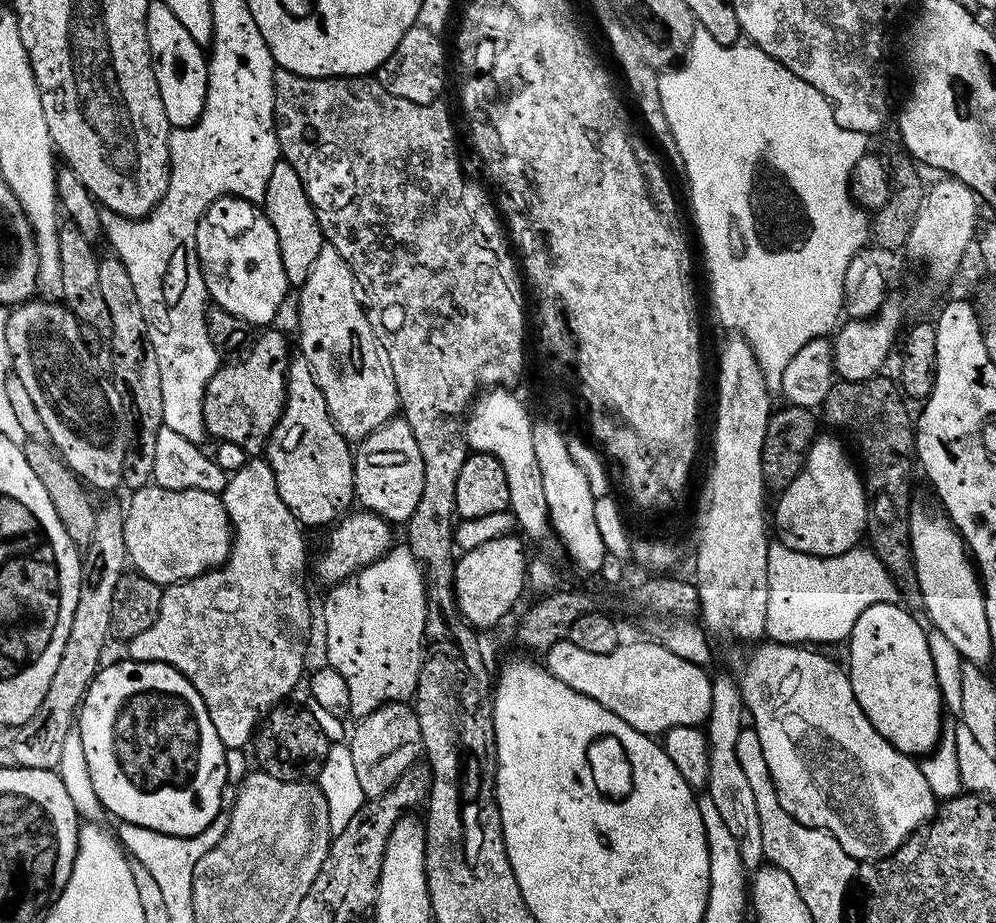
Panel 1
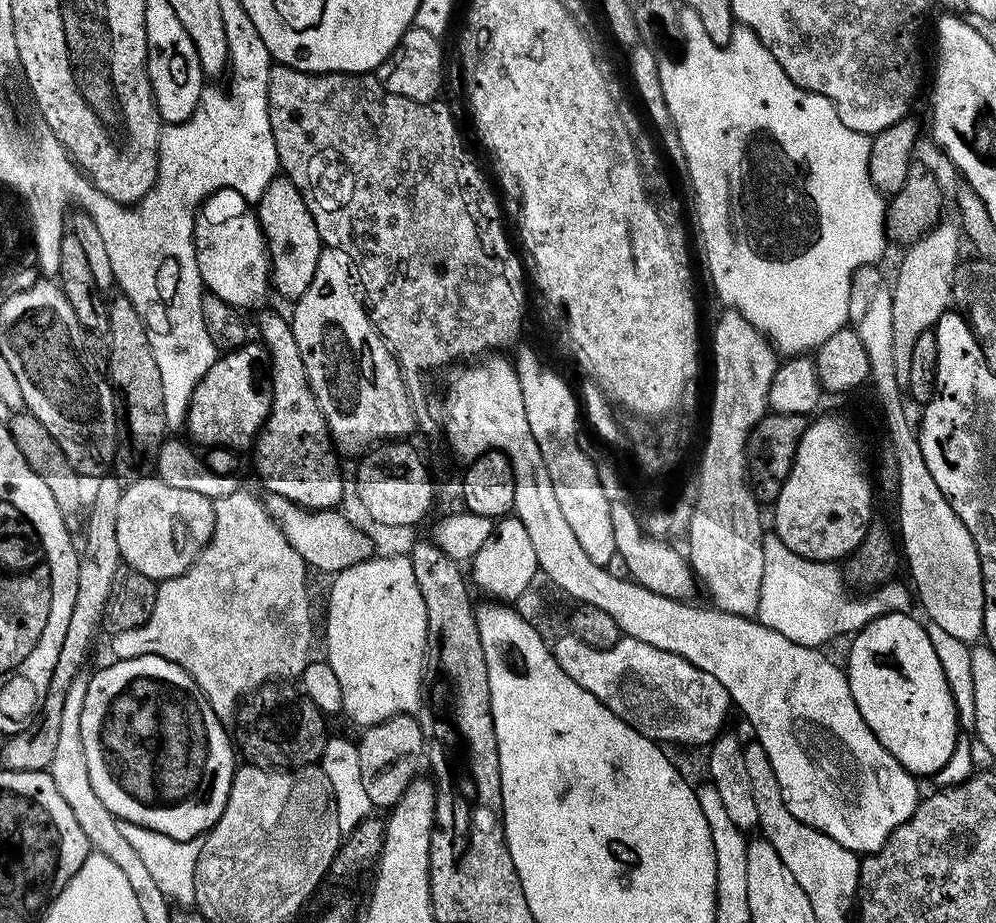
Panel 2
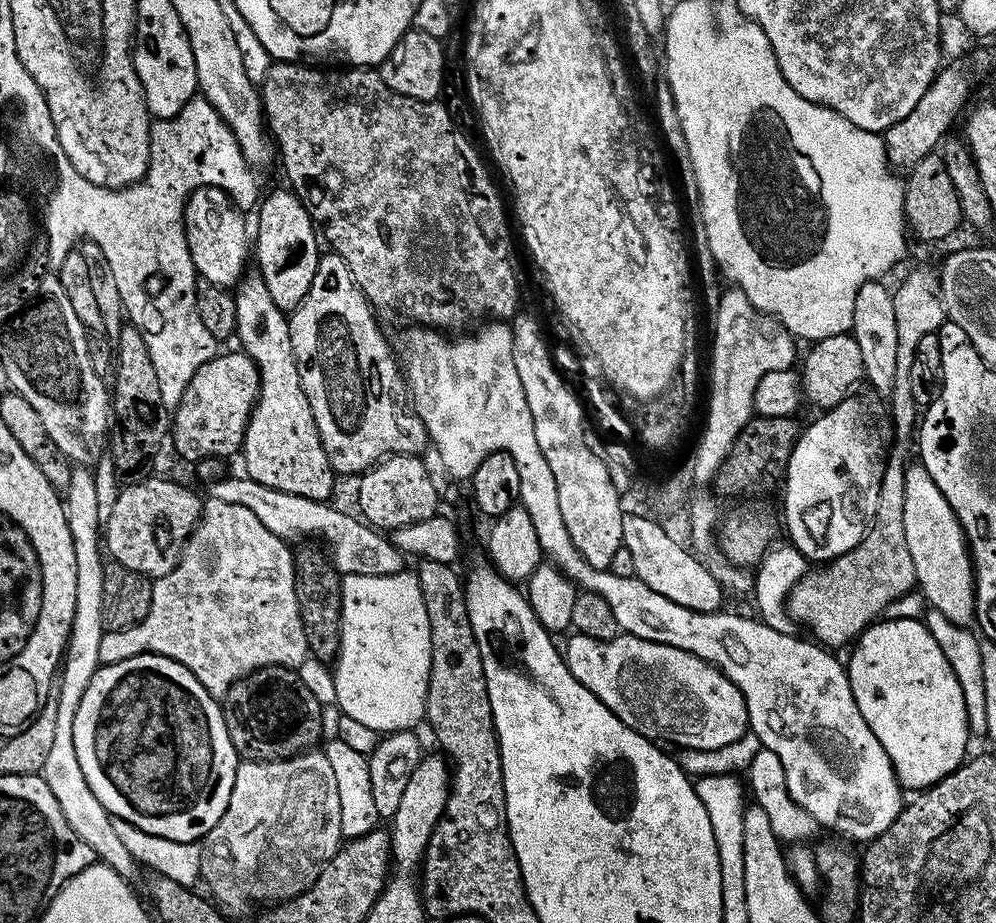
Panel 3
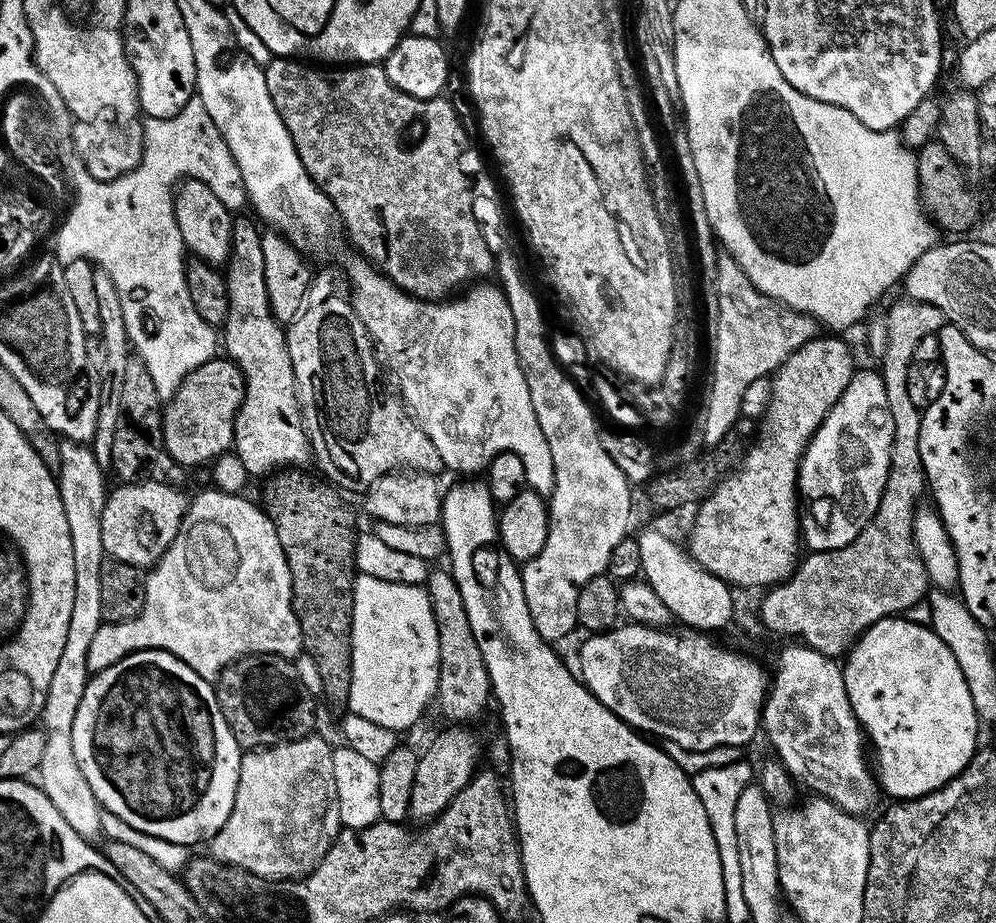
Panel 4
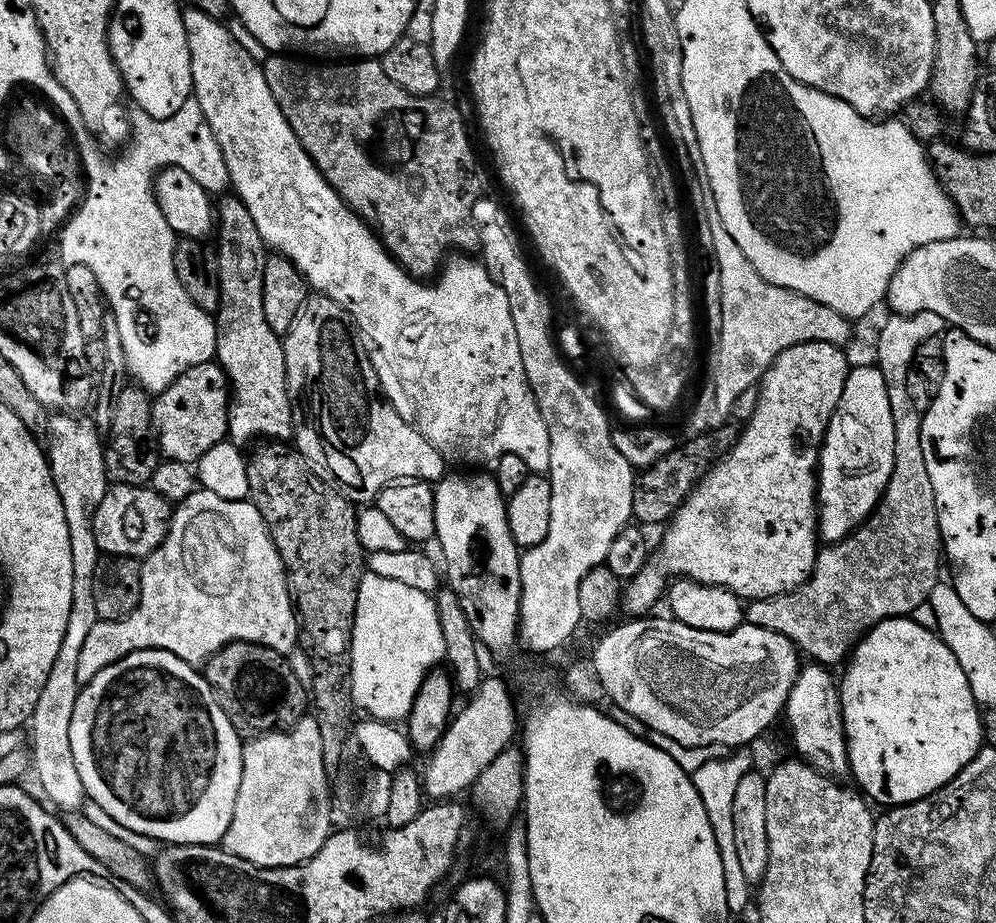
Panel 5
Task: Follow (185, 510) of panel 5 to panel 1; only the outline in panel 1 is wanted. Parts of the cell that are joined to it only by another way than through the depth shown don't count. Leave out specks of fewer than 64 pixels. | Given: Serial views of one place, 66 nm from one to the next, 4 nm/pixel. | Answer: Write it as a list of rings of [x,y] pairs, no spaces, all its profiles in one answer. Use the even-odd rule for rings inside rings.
[[[263,458],[249,459],[237,472],[228,477],[228,485],[222,493],[224,509],[228,515],[228,521],[232,524],[232,552],[228,559],[219,568],[210,572],[204,572],[195,576],[193,580],[183,580],[180,584],[167,585],[162,591],[162,602],[158,610],[158,618],[154,618],[154,626],[150,630],[142,630],[133,640],[127,641],[127,659],[138,662],[154,662],[155,664],[169,664],[174,670],[178,670],[202,694],[202,702],[206,702],[206,710],[210,714],[210,722],[214,722],[214,730],[218,730],[218,738],[227,748],[244,748],[253,739],[254,733],[262,717],[271,712],[277,704],[281,703],[296,688],[296,683],[305,675],[303,655],[306,652],[307,635],[310,633],[310,620],[313,605],[308,604],[308,592],[304,589],[304,563],[308,560],[308,552],[304,549],[304,532],[300,521],[294,518],[294,514],[282,502],[278,494],[278,486],[274,482],[274,470],[270,470],[268,461]]]

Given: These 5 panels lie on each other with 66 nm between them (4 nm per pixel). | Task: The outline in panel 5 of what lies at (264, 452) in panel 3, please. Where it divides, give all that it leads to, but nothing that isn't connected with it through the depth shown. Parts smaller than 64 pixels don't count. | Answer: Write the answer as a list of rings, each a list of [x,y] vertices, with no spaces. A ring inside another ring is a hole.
[[[227,194],[214,208],[214,253],[217,260],[218,282],[220,283],[220,304],[214,313],[216,321],[216,354],[215,363],[223,368],[230,395],[228,398],[228,434],[227,439],[237,446],[245,446],[251,440],[259,441],[261,438],[267,438],[272,442],[288,442],[293,439],[294,429],[292,426],[292,399],[288,397],[288,379],[286,378],[286,358],[284,357],[284,341],[274,330],[270,330],[270,325],[266,322],[266,310],[262,310],[262,274],[266,270],[266,262],[268,261],[270,252],[266,247],[262,234],[258,234],[258,226],[254,226],[254,218],[250,218],[250,210],[246,210],[246,206],[241,202],[239,196],[235,194]]]

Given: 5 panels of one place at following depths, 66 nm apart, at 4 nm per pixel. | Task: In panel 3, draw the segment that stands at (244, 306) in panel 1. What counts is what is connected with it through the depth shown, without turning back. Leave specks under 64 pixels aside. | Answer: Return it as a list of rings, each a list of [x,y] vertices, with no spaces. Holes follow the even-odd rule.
[[[221,188],[194,190],[184,207],[184,233],[199,279],[208,280],[225,290],[239,284],[250,264],[250,228],[244,225],[239,211],[241,209],[228,199],[227,192]]]

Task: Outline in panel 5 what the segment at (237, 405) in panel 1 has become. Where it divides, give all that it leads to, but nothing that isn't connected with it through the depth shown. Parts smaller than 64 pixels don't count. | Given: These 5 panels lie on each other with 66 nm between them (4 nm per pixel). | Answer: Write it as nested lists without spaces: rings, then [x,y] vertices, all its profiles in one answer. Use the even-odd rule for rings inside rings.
[[[205,362],[198,366],[190,366],[166,390],[155,393],[152,402],[152,428],[156,431],[156,446],[160,449],[164,460],[177,460],[178,462],[195,465],[197,460],[210,450],[210,446],[225,443],[228,434],[228,398],[230,389],[228,379],[223,368],[215,362]]]

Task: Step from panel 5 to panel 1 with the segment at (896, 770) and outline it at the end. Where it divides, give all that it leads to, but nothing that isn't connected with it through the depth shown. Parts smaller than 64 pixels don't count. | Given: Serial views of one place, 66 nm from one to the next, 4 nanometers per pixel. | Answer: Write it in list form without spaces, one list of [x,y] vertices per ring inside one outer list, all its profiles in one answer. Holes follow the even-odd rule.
[[[875,604],[866,610],[854,622],[852,635],[847,641],[848,664],[846,671],[850,678],[850,686],[854,690],[854,698],[858,698],[858,706],[870,718],[874,730],[886,738],[899,752],[913,758],[923,757],[940,743],[942,723],[942,701],[938,690],[938,678],[934,674],[934,658],[930,658],[928,633],[925,625],[920,625],[907,607],[895,604]]]

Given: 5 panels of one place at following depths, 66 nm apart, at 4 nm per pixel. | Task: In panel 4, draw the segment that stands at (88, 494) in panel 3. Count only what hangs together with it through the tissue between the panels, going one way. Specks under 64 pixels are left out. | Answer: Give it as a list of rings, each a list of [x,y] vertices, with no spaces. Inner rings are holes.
[[[61,443],[56,484],[60,488],[62,510],[66,510],[66,523],[70,526],[70,546],[74,546],[74,606],[66,646],[62,646],[62,658],[58,658],[54,678],[50,678],[44,699],[42,729],[45,750],[38,769],[38,786],[46,798],[54,802],[58,814],[78,830],[81,838],[101,835],[101,806],[94,798],[94,790],[90,790],[90,782],[86,782],[82,774],[82,766],[78,766],[78,758],[74,758],[74,714],[78,714],[78,702],[82,702],[82,694],[90,679],[86,653],[102,623],[102,562],[106,559],[102,546],[102,510],[108,493],[104,488],[104,478],[106,472],[99,468],[88,444]]]

